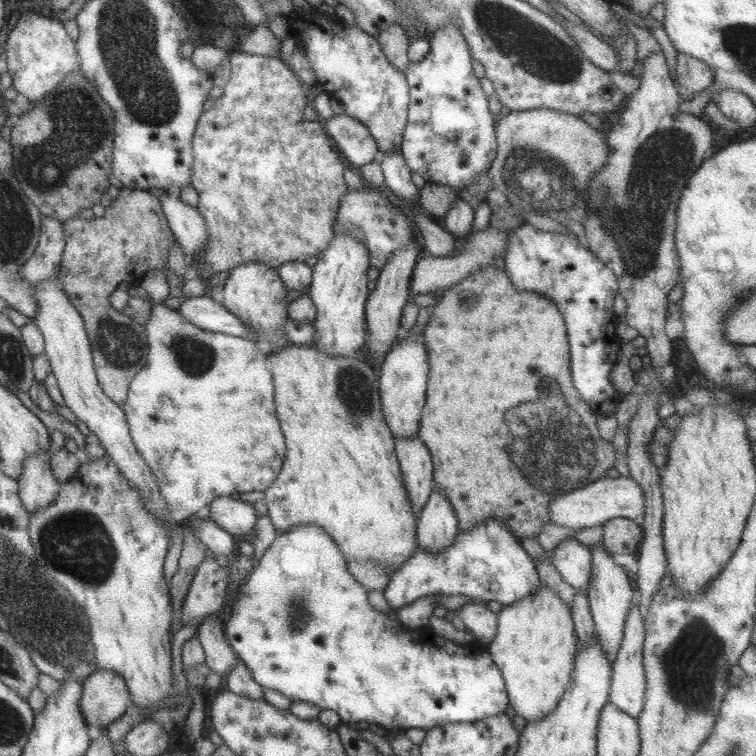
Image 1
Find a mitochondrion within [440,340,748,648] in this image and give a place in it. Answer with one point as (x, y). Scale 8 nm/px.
(560, 449)

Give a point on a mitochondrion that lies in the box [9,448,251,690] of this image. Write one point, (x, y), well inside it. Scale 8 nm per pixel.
(75, 543)

